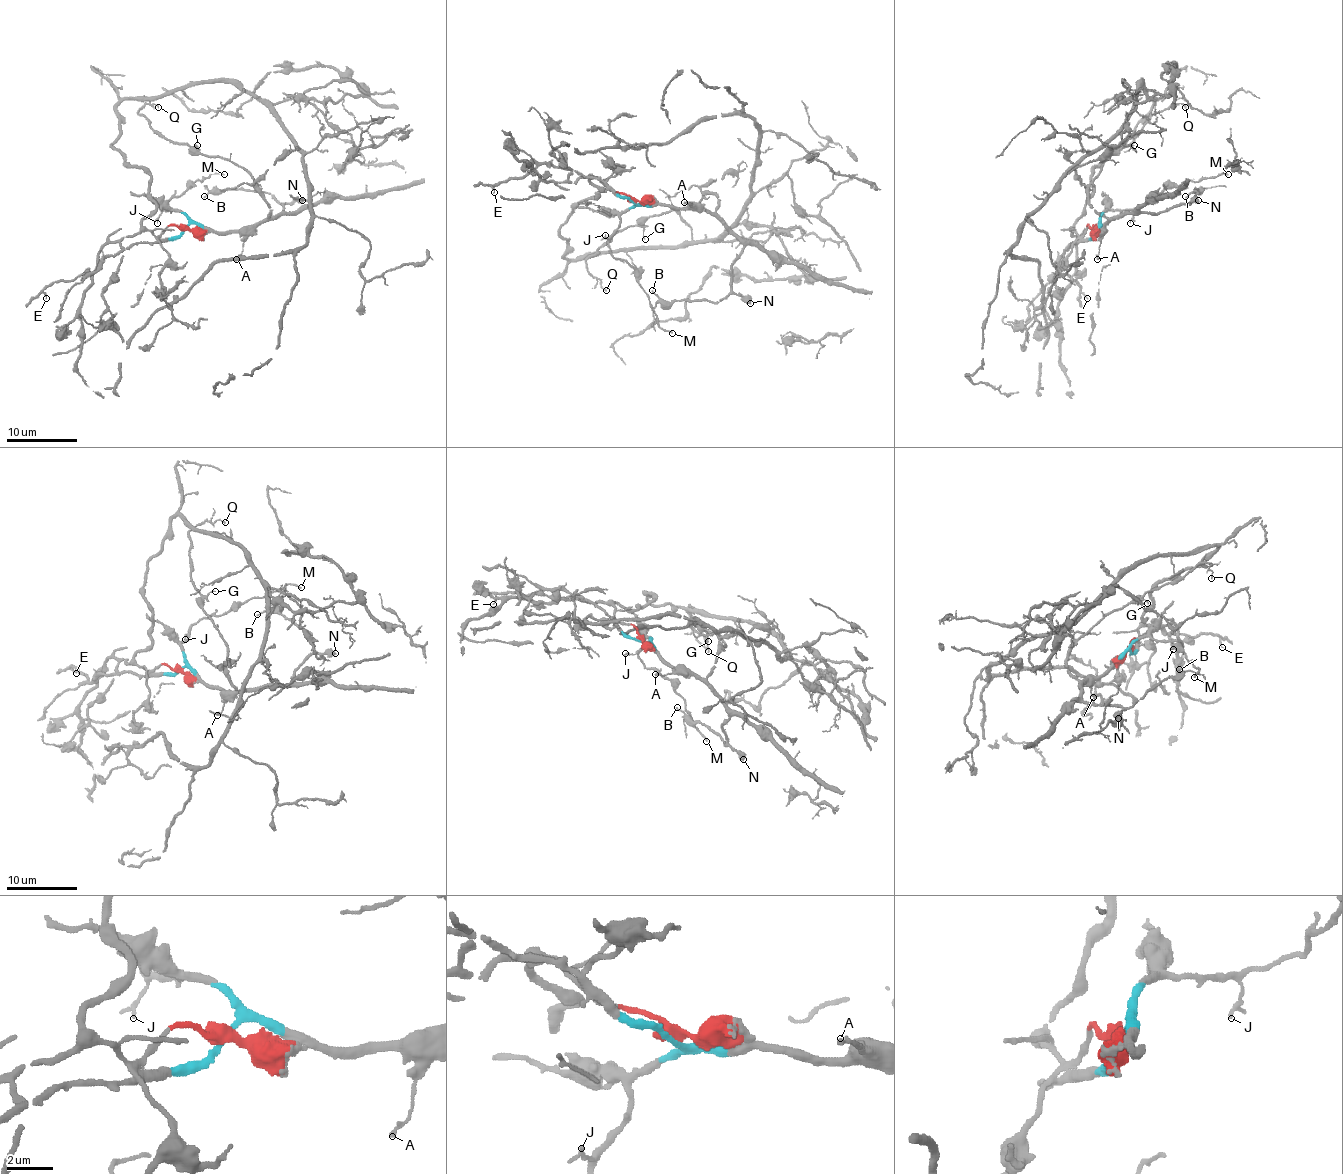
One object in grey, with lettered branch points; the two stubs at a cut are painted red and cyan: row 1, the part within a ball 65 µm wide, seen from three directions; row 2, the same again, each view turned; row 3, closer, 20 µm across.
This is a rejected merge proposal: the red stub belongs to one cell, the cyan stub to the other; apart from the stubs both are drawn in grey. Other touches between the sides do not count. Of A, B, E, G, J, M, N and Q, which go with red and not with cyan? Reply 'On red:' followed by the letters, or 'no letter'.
On red: no letter

